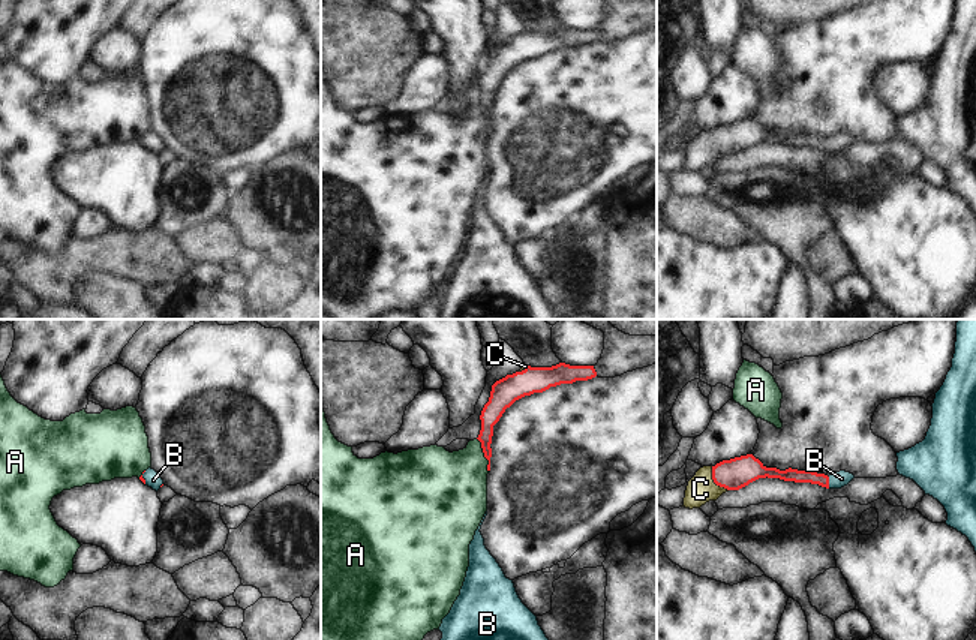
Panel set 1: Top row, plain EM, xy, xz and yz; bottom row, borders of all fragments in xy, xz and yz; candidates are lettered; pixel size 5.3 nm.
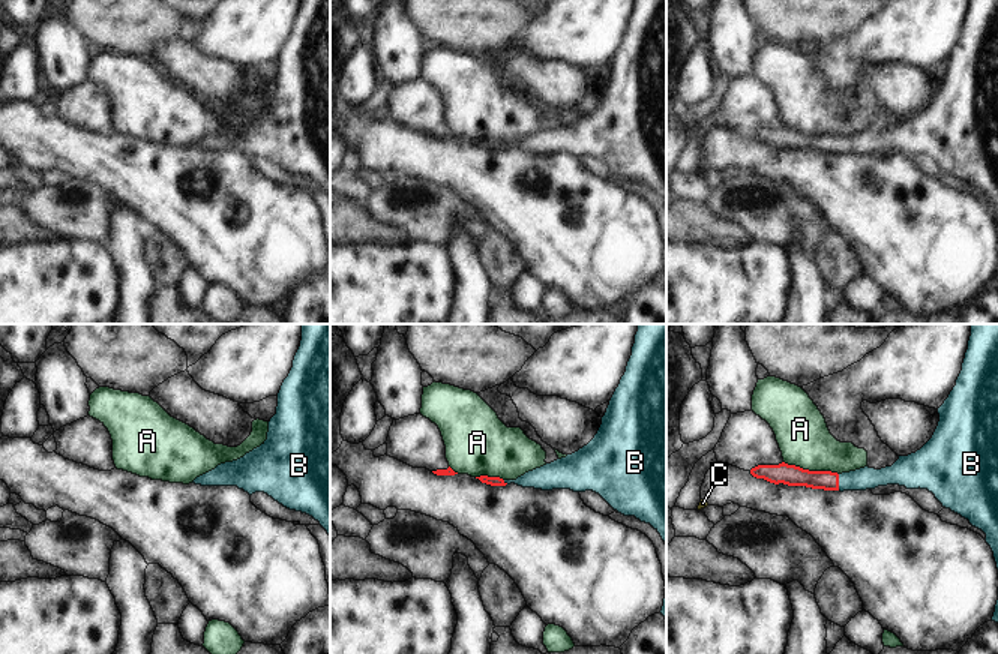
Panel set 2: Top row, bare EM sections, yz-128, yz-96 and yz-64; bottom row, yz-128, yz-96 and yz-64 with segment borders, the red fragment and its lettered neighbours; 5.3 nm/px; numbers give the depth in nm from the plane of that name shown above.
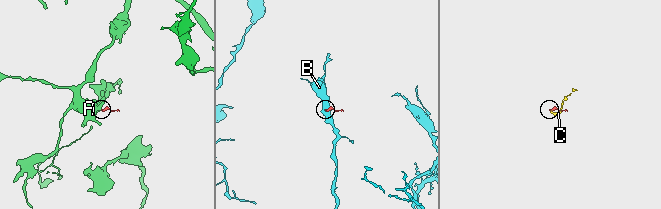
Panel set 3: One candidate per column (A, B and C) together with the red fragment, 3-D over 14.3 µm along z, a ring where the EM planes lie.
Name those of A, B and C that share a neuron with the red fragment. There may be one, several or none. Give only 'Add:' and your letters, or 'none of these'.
Add: B, C.

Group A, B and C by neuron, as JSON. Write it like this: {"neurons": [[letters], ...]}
{"neurons": [["A"], ["B", "C"]]}

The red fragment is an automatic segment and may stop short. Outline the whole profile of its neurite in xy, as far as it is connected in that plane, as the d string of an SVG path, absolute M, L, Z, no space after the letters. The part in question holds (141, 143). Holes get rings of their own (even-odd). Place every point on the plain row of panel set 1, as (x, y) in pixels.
M148 132L147 135L144 135L142 139L139 141L139 144L141 144L145 150L151 151L151 153L156 154L156 156L163 150L163 144L162 144L160 139L159 139L154 133L151 133L151 132Z

